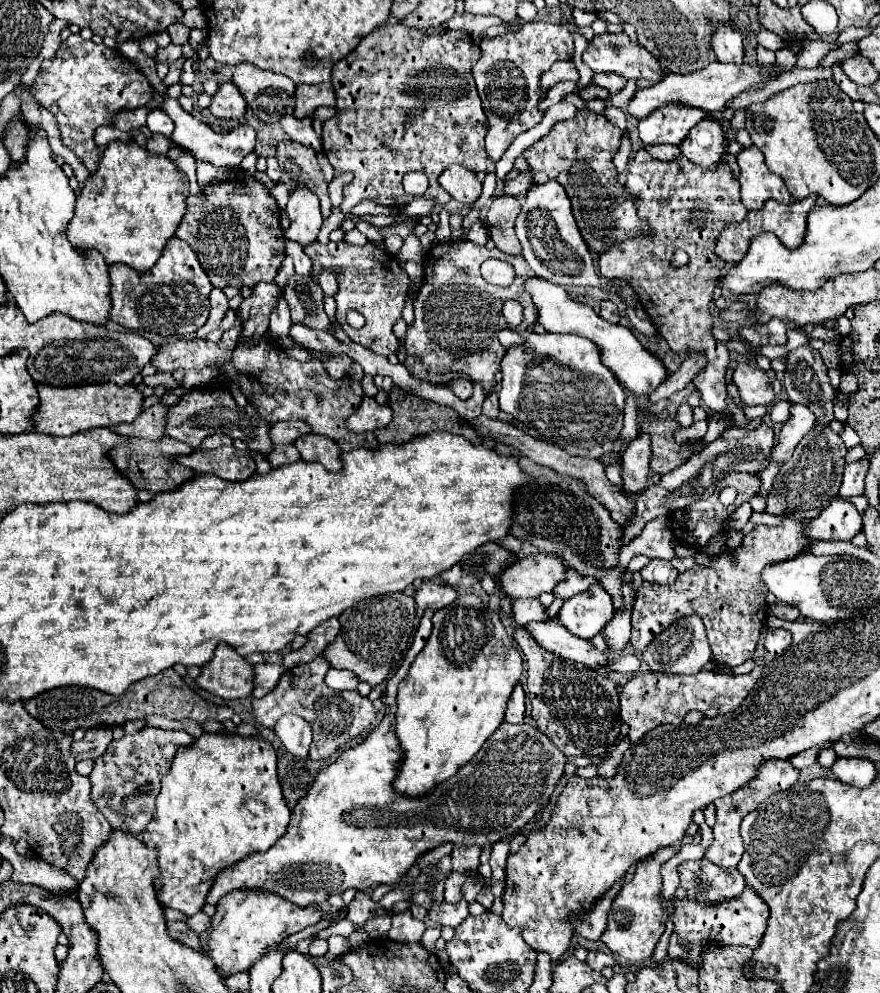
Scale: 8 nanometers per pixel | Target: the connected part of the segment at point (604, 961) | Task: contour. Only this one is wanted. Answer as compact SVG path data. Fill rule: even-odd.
M591 951L586 959L586 963L591 965L591 969L599 972L603 971L605 967L615 967L617 965L617 961L615 961L613 955L601 953L601 951Z

